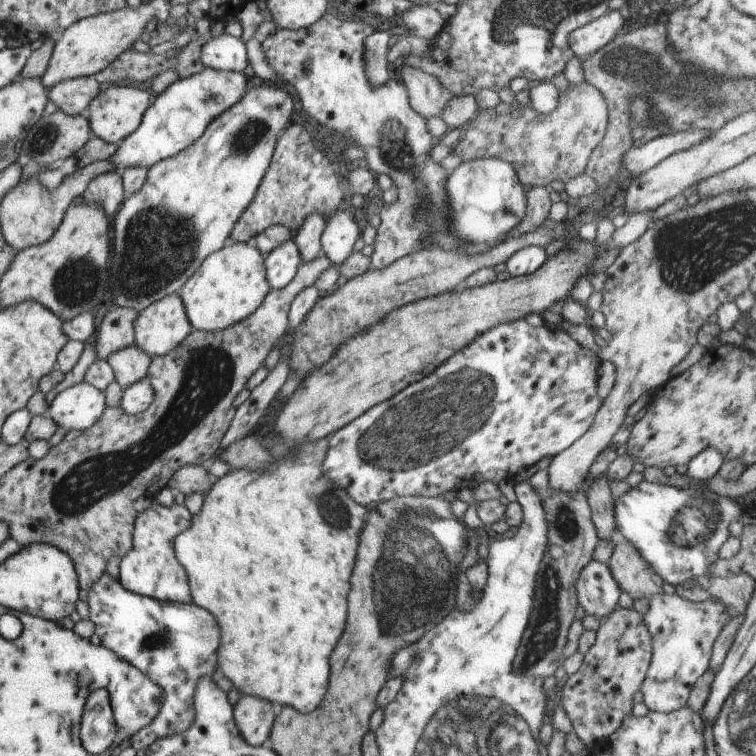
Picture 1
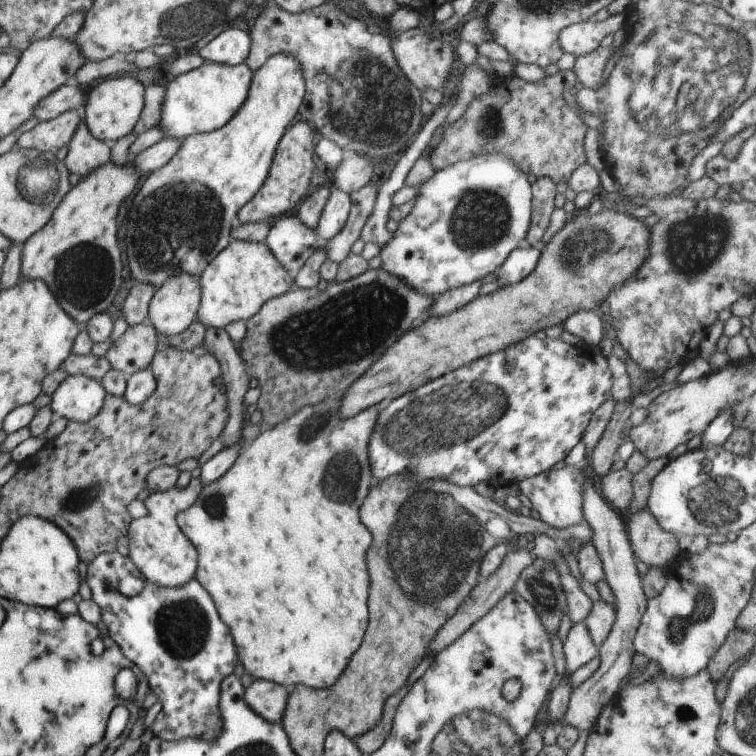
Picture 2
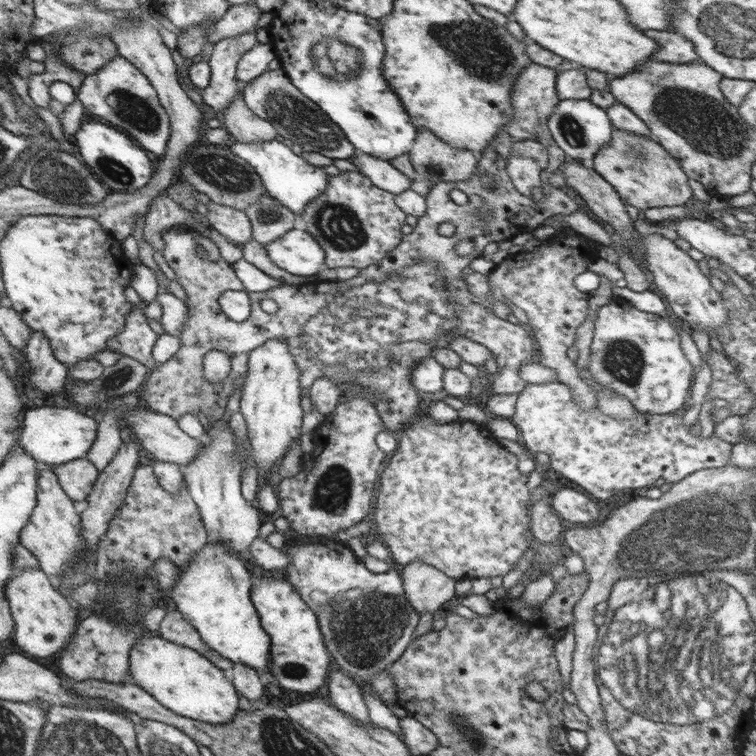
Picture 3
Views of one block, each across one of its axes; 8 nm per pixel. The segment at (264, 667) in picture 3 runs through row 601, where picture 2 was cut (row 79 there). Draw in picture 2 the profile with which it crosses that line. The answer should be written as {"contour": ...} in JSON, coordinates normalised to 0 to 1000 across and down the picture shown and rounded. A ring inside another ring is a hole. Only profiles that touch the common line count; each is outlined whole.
{"contour":[[[272,82],[251,95],[226,103],[220,114],[214,156],[208,167],[217,172],[218,183],[241,184],[294,169],[328,130],[333,102],[335,94],[324,82],[310,87]]]}

